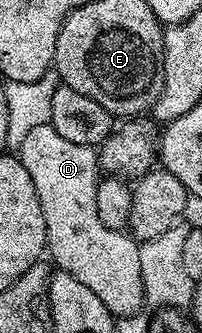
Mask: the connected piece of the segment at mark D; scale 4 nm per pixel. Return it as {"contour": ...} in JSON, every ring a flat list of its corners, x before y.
{"contour":[[38,125,38,129,33,129,26,141,22,141,18,158,22,165,26,165,26,173,30,173,34,189,38,189,38,201,42,201,42,217,46,217,48,238,46,251,49,256,52,254,51,262,74,277,74,281,82,281,82,285,91,289,114,317,141,314,145,301,144,282,140,276,140,243,124,231,106,229,98,218,96,198,102,172,97,148,74,145,74,141,66,141,66,137,61,137,51,125]]}

